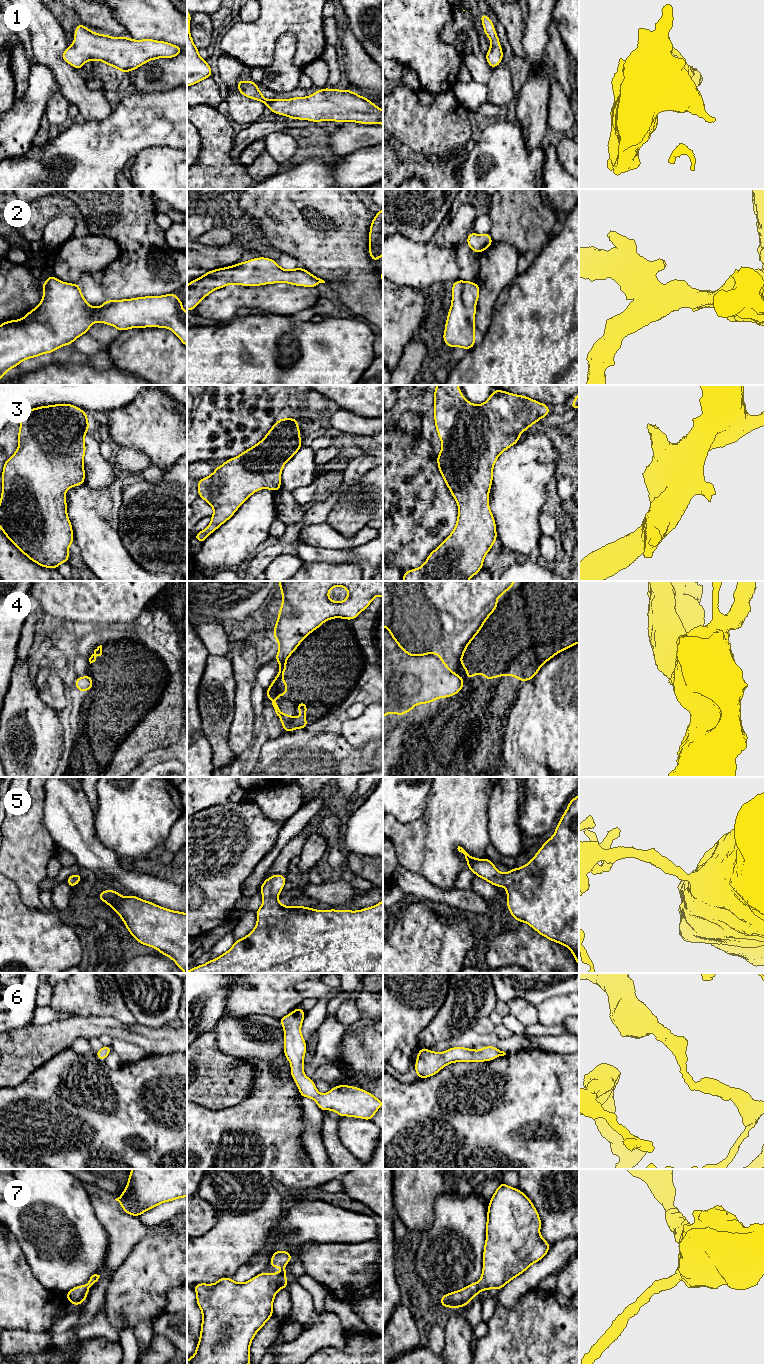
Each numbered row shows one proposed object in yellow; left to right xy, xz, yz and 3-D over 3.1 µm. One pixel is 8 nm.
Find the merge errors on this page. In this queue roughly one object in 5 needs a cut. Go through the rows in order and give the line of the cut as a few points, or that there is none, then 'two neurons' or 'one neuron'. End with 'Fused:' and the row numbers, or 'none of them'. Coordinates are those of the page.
1: no cut; one neuron
2: no cut; one neuron
3: no cut; one neuron
4: cut in xz along (285, 660), (280, 665); two neurons
5: no cut; one neuron
6: no cut; one neuron
7: no cut; one neuron
Fused: 4

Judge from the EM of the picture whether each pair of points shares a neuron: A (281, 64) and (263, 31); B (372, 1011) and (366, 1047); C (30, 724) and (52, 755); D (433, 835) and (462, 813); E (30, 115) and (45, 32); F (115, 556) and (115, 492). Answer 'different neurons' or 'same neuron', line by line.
A: different neurons
B: same neuron
C: same neuron
D: same neuron
E: different neurons
F: same neuron

